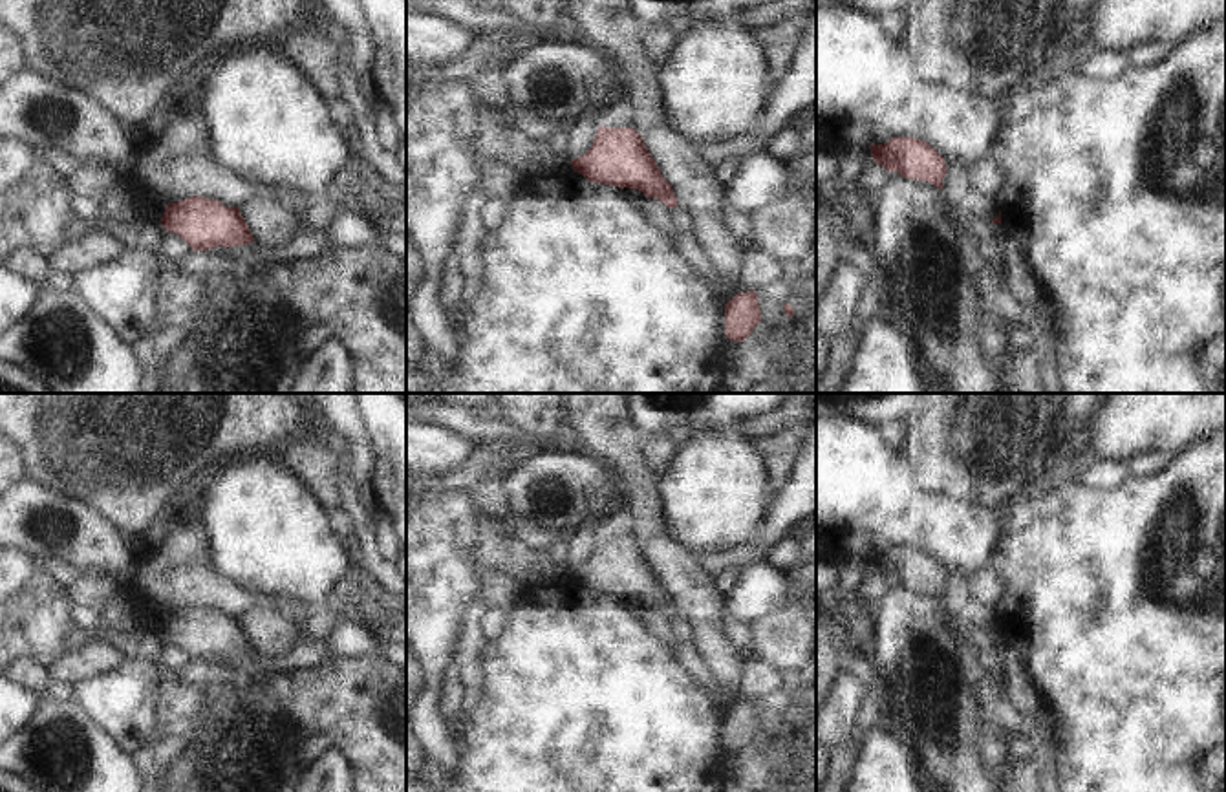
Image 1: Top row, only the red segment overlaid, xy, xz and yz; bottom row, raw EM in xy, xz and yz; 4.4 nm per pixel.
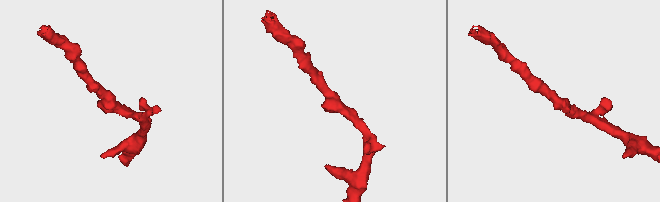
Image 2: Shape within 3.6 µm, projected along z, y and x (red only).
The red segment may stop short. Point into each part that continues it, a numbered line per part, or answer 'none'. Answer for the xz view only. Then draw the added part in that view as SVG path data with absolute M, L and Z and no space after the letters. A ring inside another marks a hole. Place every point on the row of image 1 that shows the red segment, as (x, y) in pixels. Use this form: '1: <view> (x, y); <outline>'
none

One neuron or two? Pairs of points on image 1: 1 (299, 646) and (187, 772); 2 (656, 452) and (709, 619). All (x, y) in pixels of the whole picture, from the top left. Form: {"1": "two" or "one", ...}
{"1": "two", "2": "two"}

